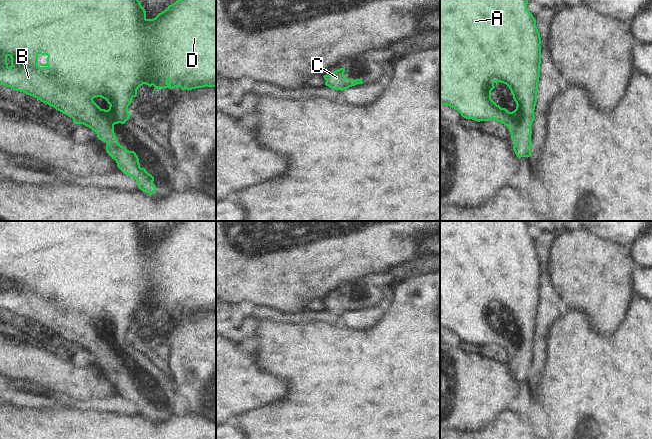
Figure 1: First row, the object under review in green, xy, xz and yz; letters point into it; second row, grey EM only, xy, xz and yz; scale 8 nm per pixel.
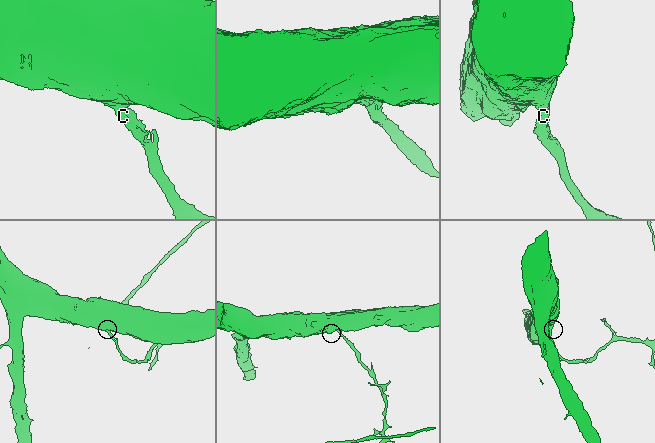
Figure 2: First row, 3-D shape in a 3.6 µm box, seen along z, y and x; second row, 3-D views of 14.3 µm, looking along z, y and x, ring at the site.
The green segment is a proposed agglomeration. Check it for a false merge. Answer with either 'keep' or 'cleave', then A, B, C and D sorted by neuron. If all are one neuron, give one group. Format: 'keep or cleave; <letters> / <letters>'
keep; A B C D

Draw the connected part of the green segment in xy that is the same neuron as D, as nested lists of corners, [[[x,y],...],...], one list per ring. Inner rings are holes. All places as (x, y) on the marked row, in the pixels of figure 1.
[[[0,0],[0,85],[4,85],[7,87],[10,87],[13,90],[23,92],[27,95],[33,96],[37,99],[39,99],[41,102],[46,103],[52,107],[54,107],[56,110],[62,112],[63,114],[71,117],[74,121],[74,124],[83,124],[90,129],[92,129],[98,136],[98,139],[106,142],[106,151],[109,154],[109,156],[112,157],[117,163],[118,168],[126,175],[134,178],[137,181],[138,188],[142,190],[143,192],[148,193],[149,195],[152,195],[156,191],[156,186],[153,184],[154,177],[149,174],[145,168],[140,167],[139,158],[136,155],[134,151],[129,151],[125,147],[121,146],[118,143],[118,139],[114,133],[114,125],[121,123],[124,124],[129,118],[130,113],[128,111],[128,106],[132,102],[132,99],[137,96],[137,90],[140,86],[143,84],[148,85],[151,87],[152,85],[155,87],[152,94],[157,88],[170,88],[173,89],[175,87],[180,87],[183,90],[192,90],[196,88],[203,88],[203,87],[216,87],[216,0],[176,0],[175,3],[168,6],[167,9],[159,13],[155,18],[153,19],[147,19],[146,18],[146,11],[142,7],[139,0]],[[38,54],[41,55],[47,55],[47,63],[46,64],[40,64],[42,67],[40,68],[38,65]],[[95,97],[101,97],[107,101],[107,103],[110,105],[108,110],[101,109],[94,101],[93,99]]]

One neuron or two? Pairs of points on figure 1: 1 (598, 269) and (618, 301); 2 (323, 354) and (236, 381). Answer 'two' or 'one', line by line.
1: one
2: two

